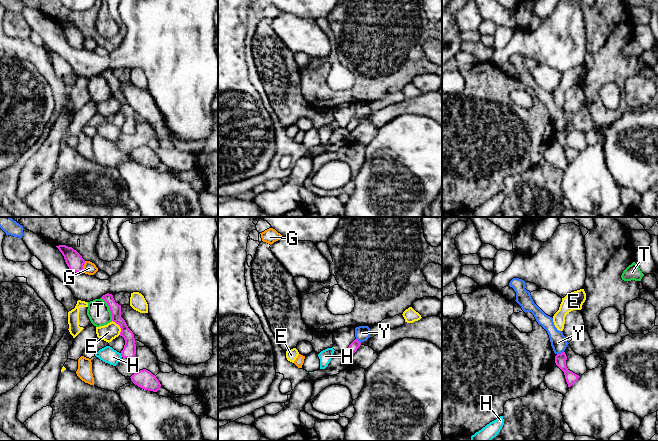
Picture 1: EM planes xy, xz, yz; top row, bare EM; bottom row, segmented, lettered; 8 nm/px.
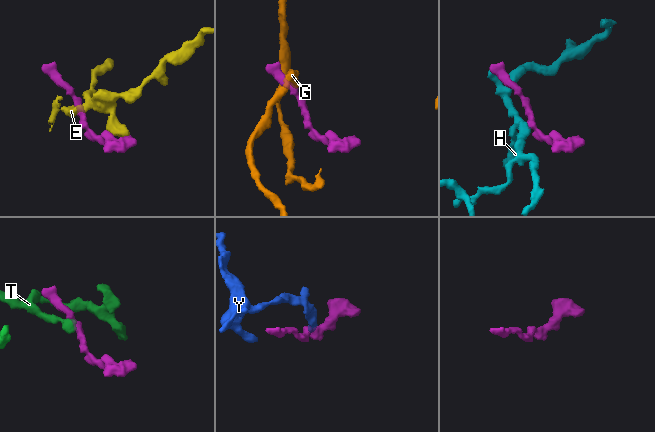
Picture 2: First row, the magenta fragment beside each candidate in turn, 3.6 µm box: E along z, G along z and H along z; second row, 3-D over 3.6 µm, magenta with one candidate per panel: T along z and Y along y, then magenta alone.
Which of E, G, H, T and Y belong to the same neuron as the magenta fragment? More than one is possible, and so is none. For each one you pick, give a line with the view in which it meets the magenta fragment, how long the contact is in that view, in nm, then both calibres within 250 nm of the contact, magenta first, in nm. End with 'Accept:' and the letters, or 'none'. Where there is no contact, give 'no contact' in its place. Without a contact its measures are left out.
Accept: none

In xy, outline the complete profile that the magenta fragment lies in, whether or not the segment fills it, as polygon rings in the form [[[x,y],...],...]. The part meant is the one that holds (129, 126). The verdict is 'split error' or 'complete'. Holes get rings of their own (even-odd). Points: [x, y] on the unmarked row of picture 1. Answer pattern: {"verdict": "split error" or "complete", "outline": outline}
{"verdict": "complete", "outline": [[[105,70],[101,73],[111,87],[112,97],[118,100],[121,104],[120,112],[125,116],[125,121],[121,127],[123,134],[132,135],[136,130],[136,120],[133,108],[128,104],[125,96],[121,93],[121,81],[115,78],[112,70]]]}

